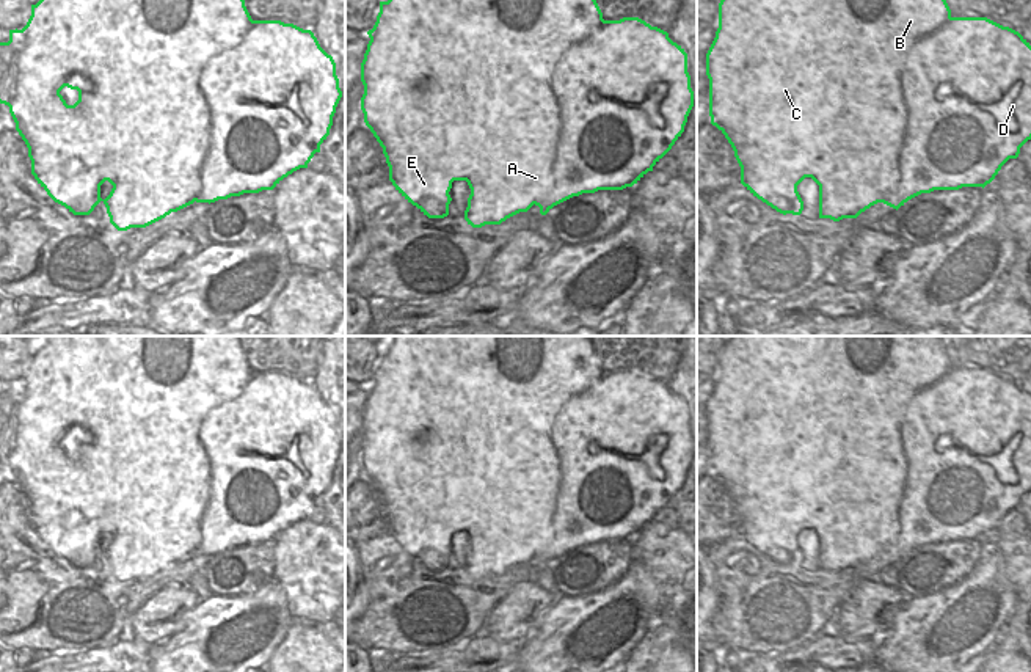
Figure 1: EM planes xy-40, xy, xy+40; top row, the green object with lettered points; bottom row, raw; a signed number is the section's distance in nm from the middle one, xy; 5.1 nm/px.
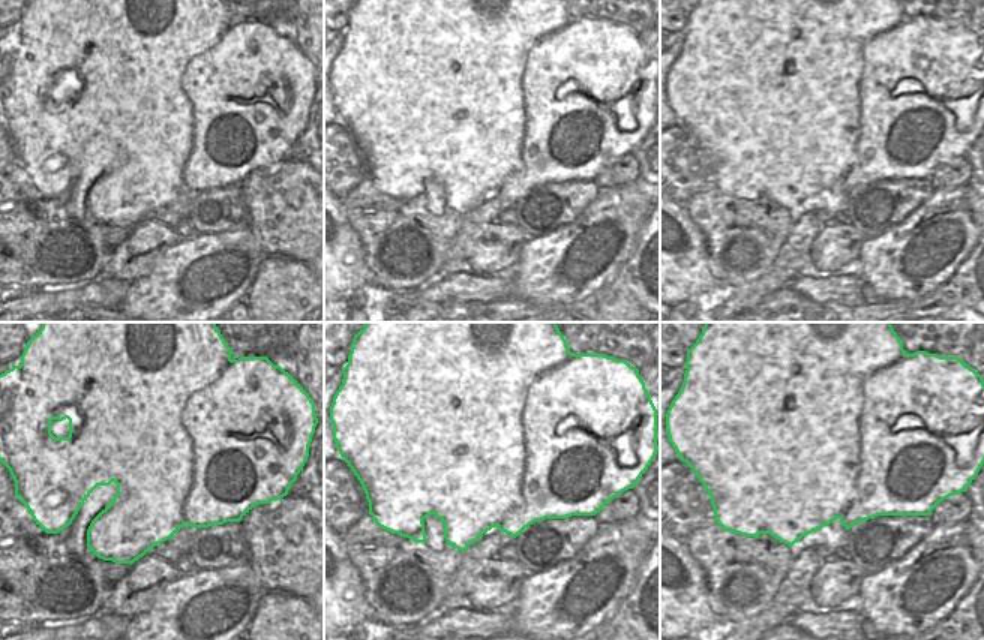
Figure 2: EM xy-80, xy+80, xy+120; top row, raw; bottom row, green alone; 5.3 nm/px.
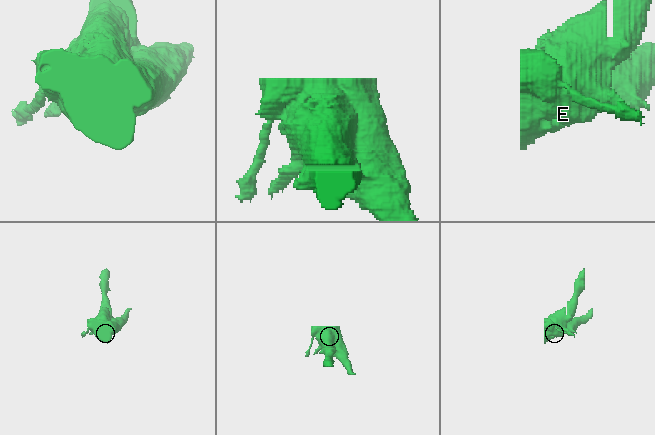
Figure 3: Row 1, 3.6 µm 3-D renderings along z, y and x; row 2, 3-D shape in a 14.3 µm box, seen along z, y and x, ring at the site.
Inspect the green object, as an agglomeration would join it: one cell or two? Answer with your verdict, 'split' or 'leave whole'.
split

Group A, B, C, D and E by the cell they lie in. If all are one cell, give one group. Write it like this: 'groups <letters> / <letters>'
groups A B C E / D

